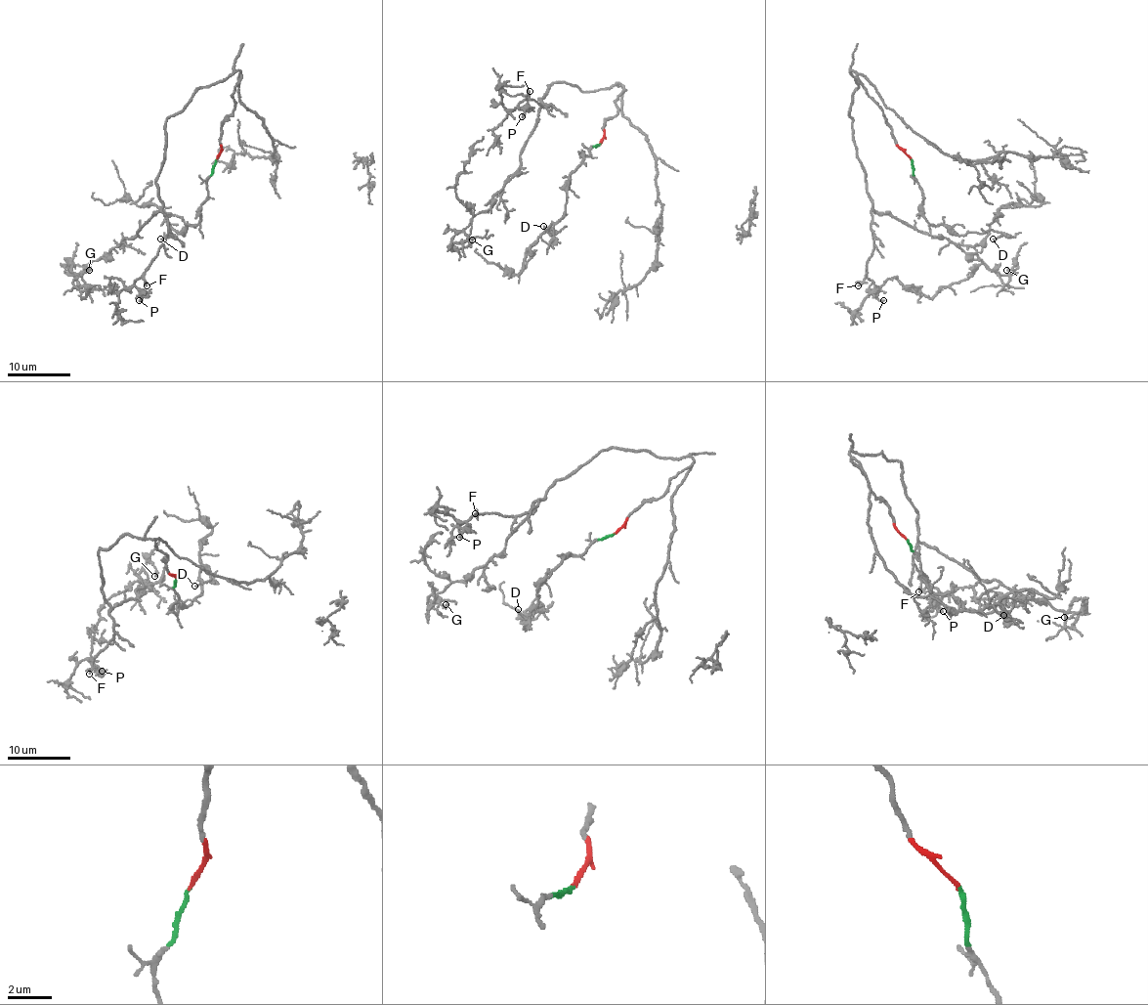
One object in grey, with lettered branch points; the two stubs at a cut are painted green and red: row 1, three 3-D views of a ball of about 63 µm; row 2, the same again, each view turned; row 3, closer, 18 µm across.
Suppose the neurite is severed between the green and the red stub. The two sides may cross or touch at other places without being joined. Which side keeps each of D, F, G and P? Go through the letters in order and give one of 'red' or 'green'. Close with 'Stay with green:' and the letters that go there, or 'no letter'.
D: green
F: red
G: red
P: red
Stay with green: D

